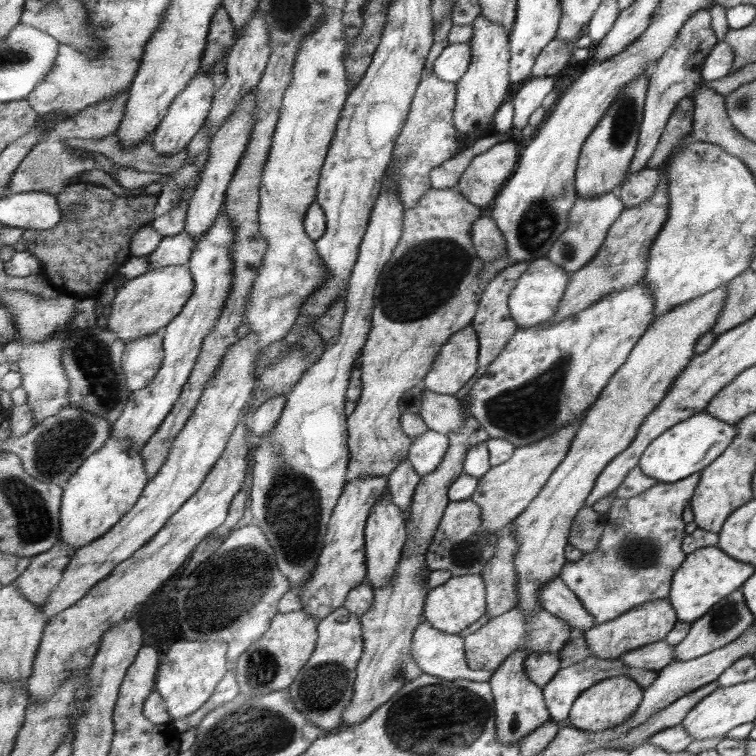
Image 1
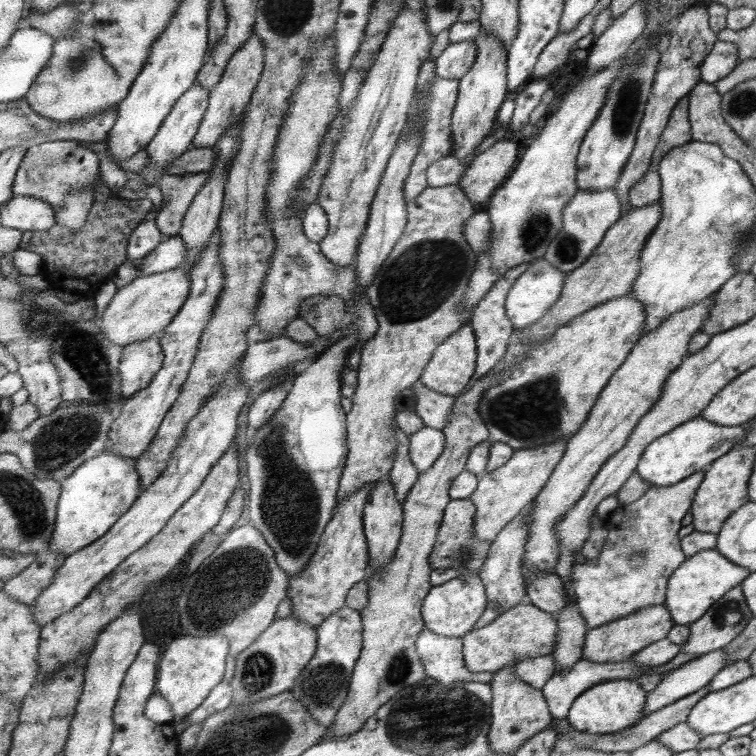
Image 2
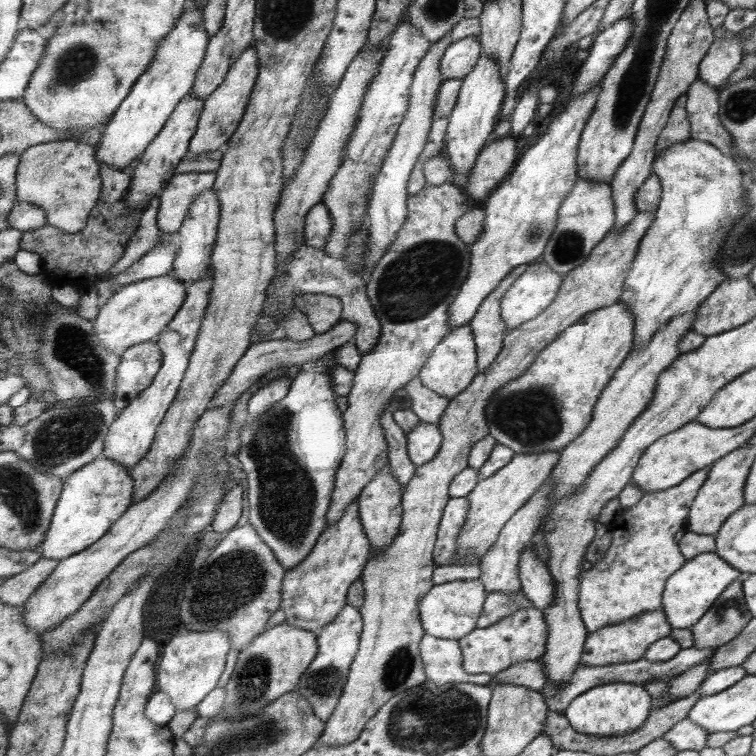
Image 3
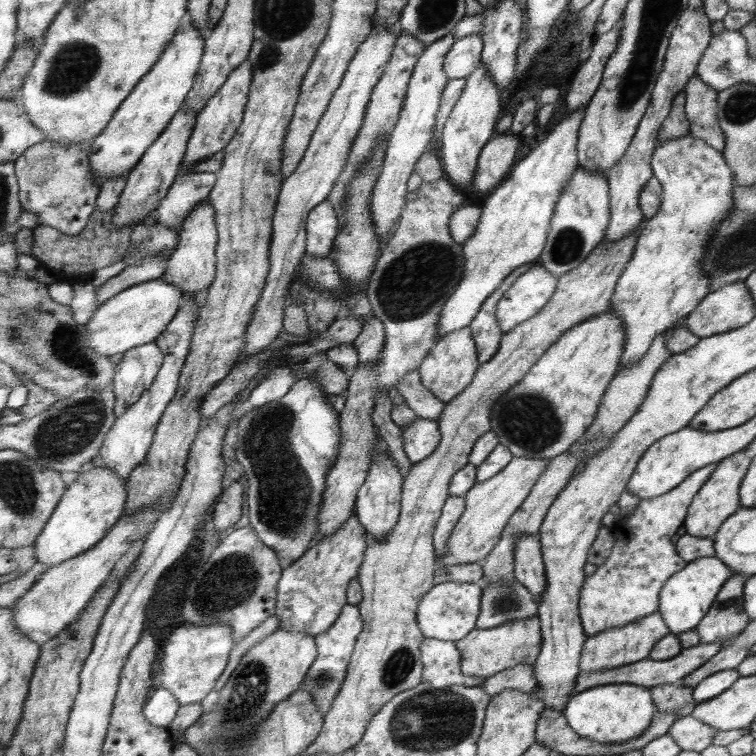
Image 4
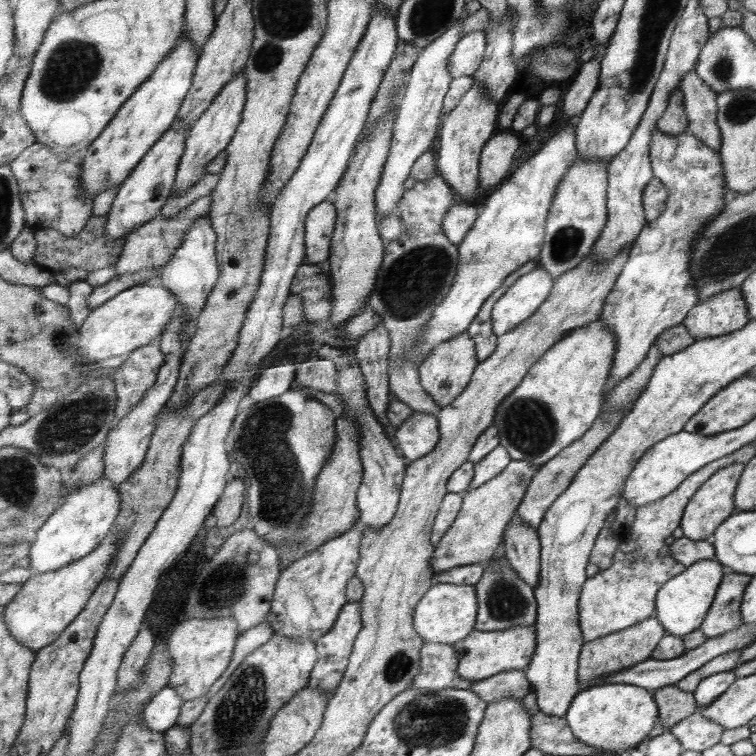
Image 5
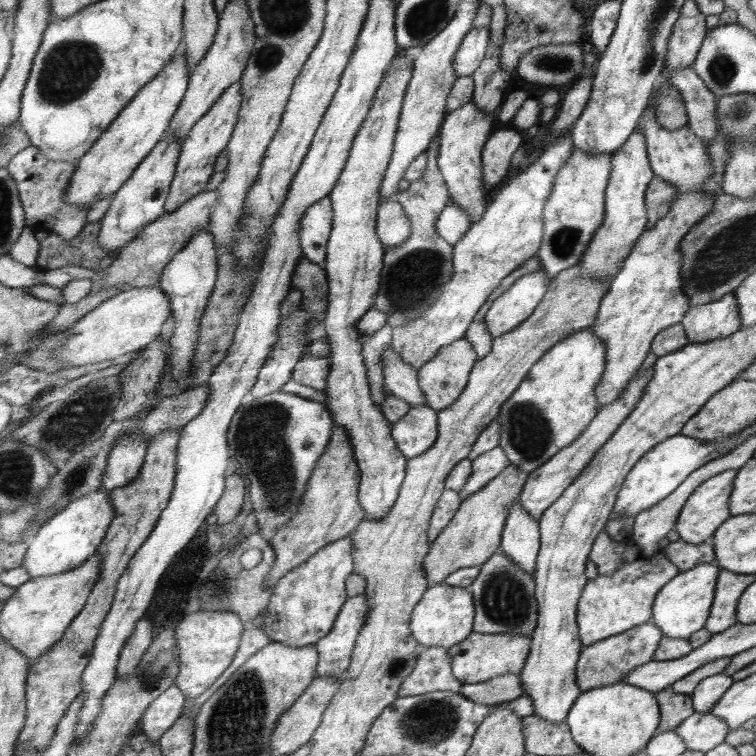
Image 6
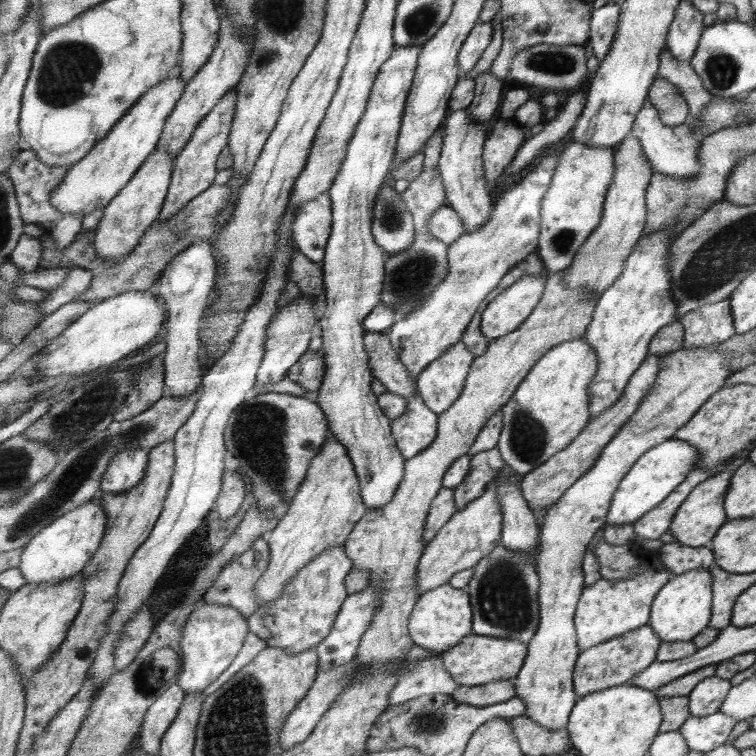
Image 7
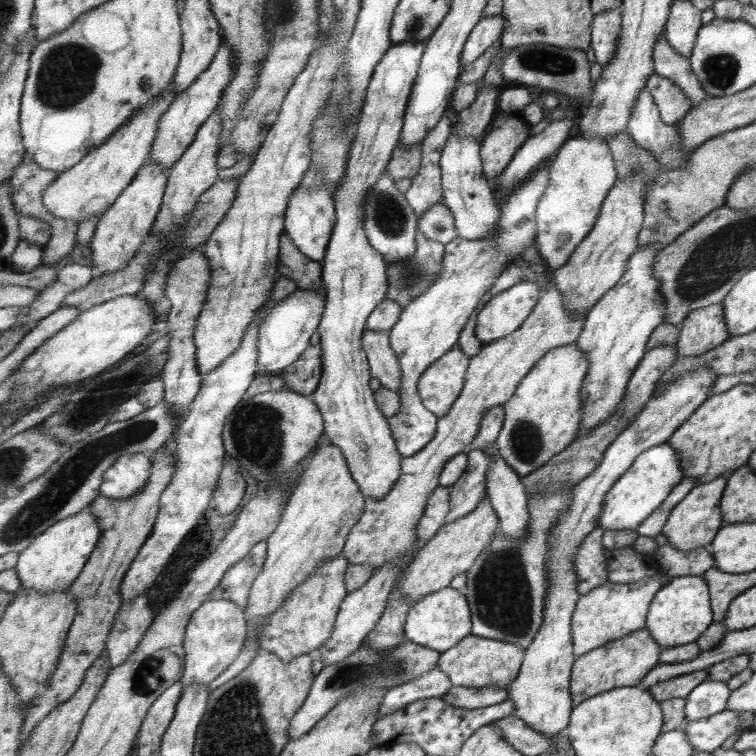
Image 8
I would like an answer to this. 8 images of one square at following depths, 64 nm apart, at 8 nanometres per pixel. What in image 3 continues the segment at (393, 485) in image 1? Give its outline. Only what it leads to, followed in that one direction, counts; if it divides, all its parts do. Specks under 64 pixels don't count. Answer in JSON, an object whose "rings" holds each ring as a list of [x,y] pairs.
{"rings":[[[389,408],[381,416],[381,427],[385,427],[385,435],[389,442],[388,454],[391,460],[391,470],[402,484],[402,490],[417,472],[417,466],[410,460],[408,453],[409,440],[405,430],[394,420],[394,412]]]}

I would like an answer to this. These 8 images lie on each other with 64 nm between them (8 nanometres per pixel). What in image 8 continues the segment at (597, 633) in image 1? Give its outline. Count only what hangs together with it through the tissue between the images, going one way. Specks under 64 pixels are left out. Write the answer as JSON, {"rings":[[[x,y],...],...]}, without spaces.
{"rings":[[[648,628],[637,630],[619,640],[608,642],[583,656],[577,657],[572,668],[572,699],[575,705],[588,698],[621,686],[638,686],[645,676],[660,662],[661,646],[655,641]]]}

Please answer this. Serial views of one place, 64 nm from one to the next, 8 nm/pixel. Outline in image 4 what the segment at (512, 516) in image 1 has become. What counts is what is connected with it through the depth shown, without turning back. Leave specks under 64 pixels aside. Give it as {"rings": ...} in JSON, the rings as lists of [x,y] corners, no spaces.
{"rings":[[[515,457],[497,476],[479,482],[464,496],[466,509],[453,530],[448,551],[439,558],[439,565],[449,566],[482,562],[501,541],[511,517],[524,504],[533,486],[547,472],[551,459]]]}

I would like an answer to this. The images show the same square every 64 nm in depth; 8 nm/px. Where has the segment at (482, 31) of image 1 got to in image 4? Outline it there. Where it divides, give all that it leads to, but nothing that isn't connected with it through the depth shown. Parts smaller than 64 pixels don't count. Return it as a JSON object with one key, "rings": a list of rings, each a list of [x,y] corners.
{"rings":[[[481,62],[478,69],[465,79],[468,81],[464,93],[454,106],[446,122],[444,133],[440,136],[441,146],[438,154],[448,180],[472,198],[470,191],[473,190],[480,154],[484,146],[497,134],[496,128],[503,110],[503,100],[501,100],[500,86],[496,83],[496,79],[492,78],[485,63]]]}

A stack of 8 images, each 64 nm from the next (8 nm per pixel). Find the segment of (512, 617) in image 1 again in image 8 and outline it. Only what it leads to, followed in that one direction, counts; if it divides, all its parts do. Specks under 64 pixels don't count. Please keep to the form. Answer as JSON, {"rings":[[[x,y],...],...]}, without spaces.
{"rings":[[[473,634],[465,637],[459,645],[446,650],[440,656],[440,669],[449,676],[455,686],[467,688],[487,688],[493,685],[511,685],[521,673],[527,650],[511,642],[483,638]]]}

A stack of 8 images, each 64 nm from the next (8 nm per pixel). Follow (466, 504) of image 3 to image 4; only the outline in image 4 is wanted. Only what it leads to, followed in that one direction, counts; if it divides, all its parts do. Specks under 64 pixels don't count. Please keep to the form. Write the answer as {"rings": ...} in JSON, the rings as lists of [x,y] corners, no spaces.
{"rings":[[[450,495],[442,510],[440,521],[437,523],[436,537],[434,538],[438,558],[448,551],[453,530],[456,529],[456,524],[460,521],[465,509],[465,497]]]}

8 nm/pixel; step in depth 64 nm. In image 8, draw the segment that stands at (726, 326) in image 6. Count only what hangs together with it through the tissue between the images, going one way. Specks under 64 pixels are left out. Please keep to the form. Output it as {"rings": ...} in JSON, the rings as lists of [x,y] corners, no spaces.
{"rings":[[[721,303],[692,310],[679,322],[674,344],[677,356],[696,356],[714,349],[729,338]]]}

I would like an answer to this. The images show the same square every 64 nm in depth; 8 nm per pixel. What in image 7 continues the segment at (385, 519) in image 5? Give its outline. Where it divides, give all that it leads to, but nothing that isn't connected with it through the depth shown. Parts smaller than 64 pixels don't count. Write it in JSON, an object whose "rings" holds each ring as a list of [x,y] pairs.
{"rings":[[[398,46],[393,52],[393,56],[388,62],[385,62],[385,66],[377,75],[378,79],[373,85],[368,108],[349,143],[348,156],[345,157],[344,166],[328,193],[332,199],[333,207],[332,236],[328,240],[326,255],[321,265],[324,270],[326,286],[326,311],[319,320],[322,328],[319,341],[320,347],[325,353],[327,370],[323,385],[318,390],[317,402],[318,406],[321,406],[321,409],[325,410],[325,414],[329,416],[330,433],[337,437],[339,443],[343,443],[347,447],[352,456],[365,504],[369,509],[379,510],[395,498],[397,489],[400,488],[401,481],[404,480],[407,460],[392,434],[391,419],[385,415],[378,403],[377,394],[371,390],[374,374],[370,366],[368,350],[363,345],[363,335],[366,333],[365,319],[382,303],[388,257],[385,250],[376,241],[372,226],[377,196],[381,194],[381,187],[387,182],[387,177],[394,164],[406,102],[420,61],[421,51],[419,49],[421,48]]]}

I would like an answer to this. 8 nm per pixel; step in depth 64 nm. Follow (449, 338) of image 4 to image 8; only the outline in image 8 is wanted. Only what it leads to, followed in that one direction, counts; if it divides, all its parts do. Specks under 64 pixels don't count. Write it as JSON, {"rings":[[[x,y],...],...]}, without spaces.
{"rings":[[[457,343],[421,375],[418,384],[421,399],[437,417],[447,415],[460,398],[471,360]]]}

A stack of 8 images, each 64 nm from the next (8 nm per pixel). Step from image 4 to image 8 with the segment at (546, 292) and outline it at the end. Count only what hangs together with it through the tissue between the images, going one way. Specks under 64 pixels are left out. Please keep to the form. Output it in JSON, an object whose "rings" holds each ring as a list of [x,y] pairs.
{"rings":[[[521,282],[494,296],[478,313],[477,336],[485,345],[516,332],[543,294],[541,282]]]}

